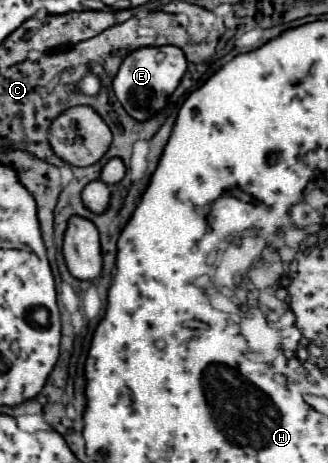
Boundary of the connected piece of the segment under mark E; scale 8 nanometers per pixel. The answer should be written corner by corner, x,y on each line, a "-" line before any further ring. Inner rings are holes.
165,45
165,53
159,47
141,47
125,57
119,73
113,79
113,91
123,105
123,109
137,121
147,121
157,115
165,105
169,95
177,89
181,77
187,71
187,59
179,47
-
163,55
159,61
157,57

